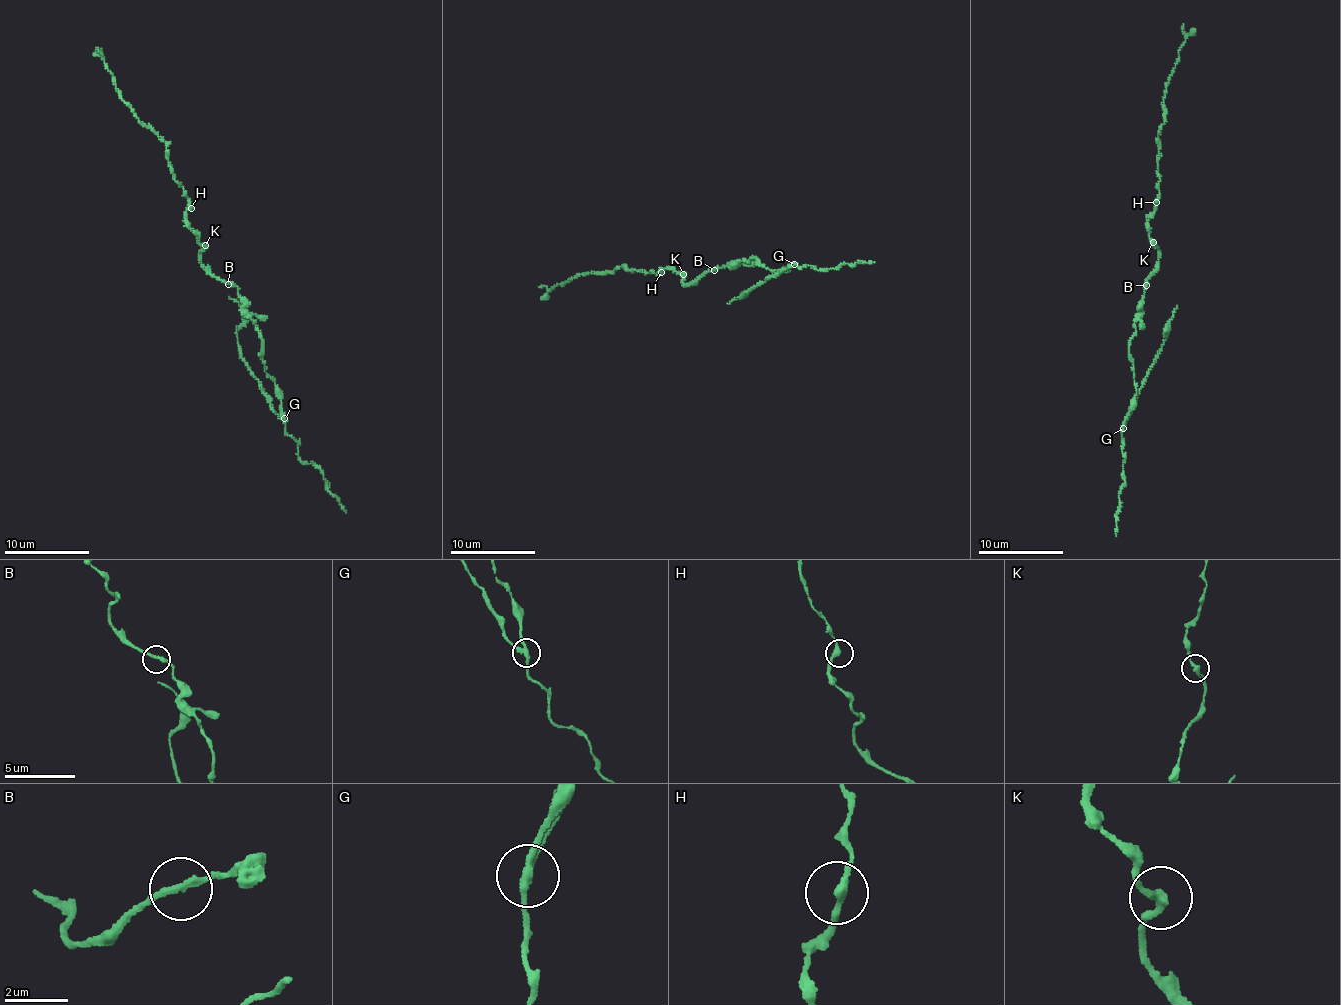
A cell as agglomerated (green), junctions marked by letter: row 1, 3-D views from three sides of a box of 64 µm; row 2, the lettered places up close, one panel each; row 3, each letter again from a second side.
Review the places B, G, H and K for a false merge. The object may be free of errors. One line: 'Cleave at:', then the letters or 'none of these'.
Cleave at: G

